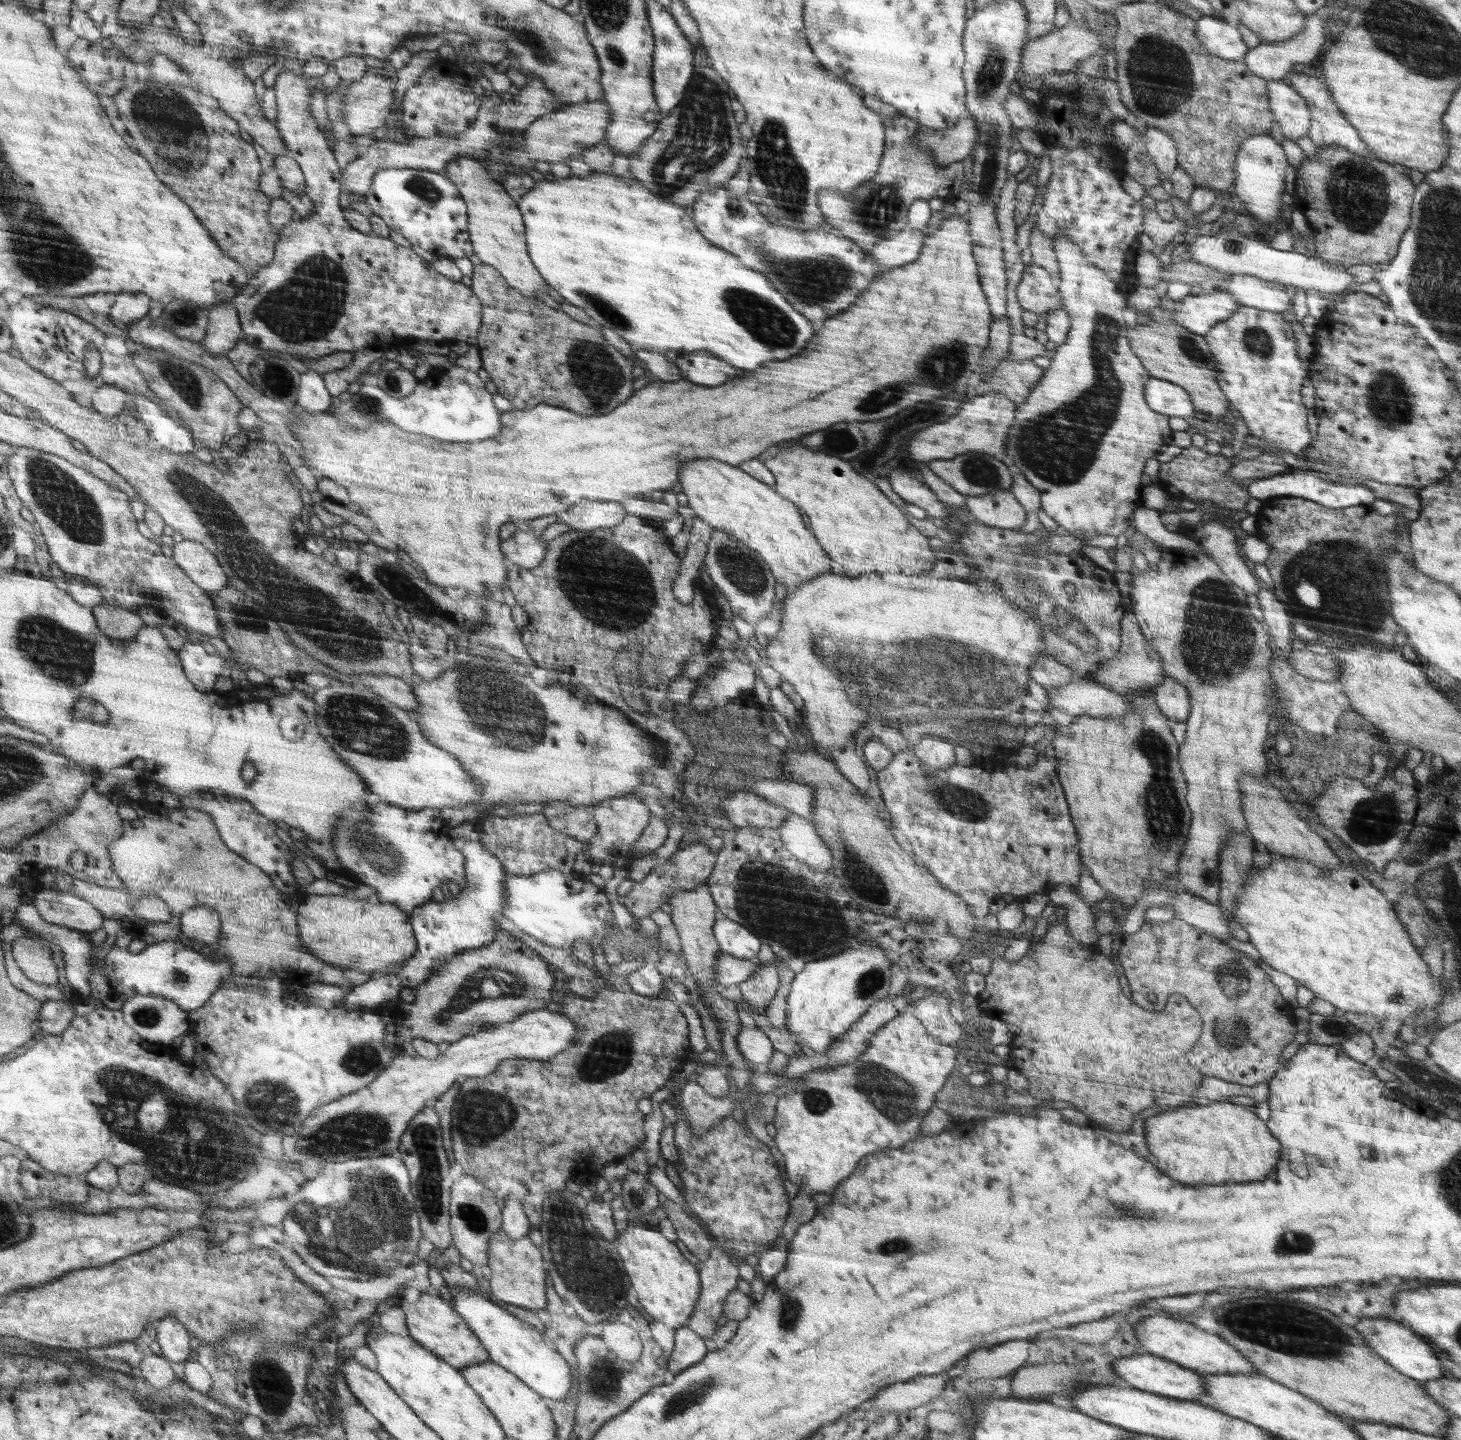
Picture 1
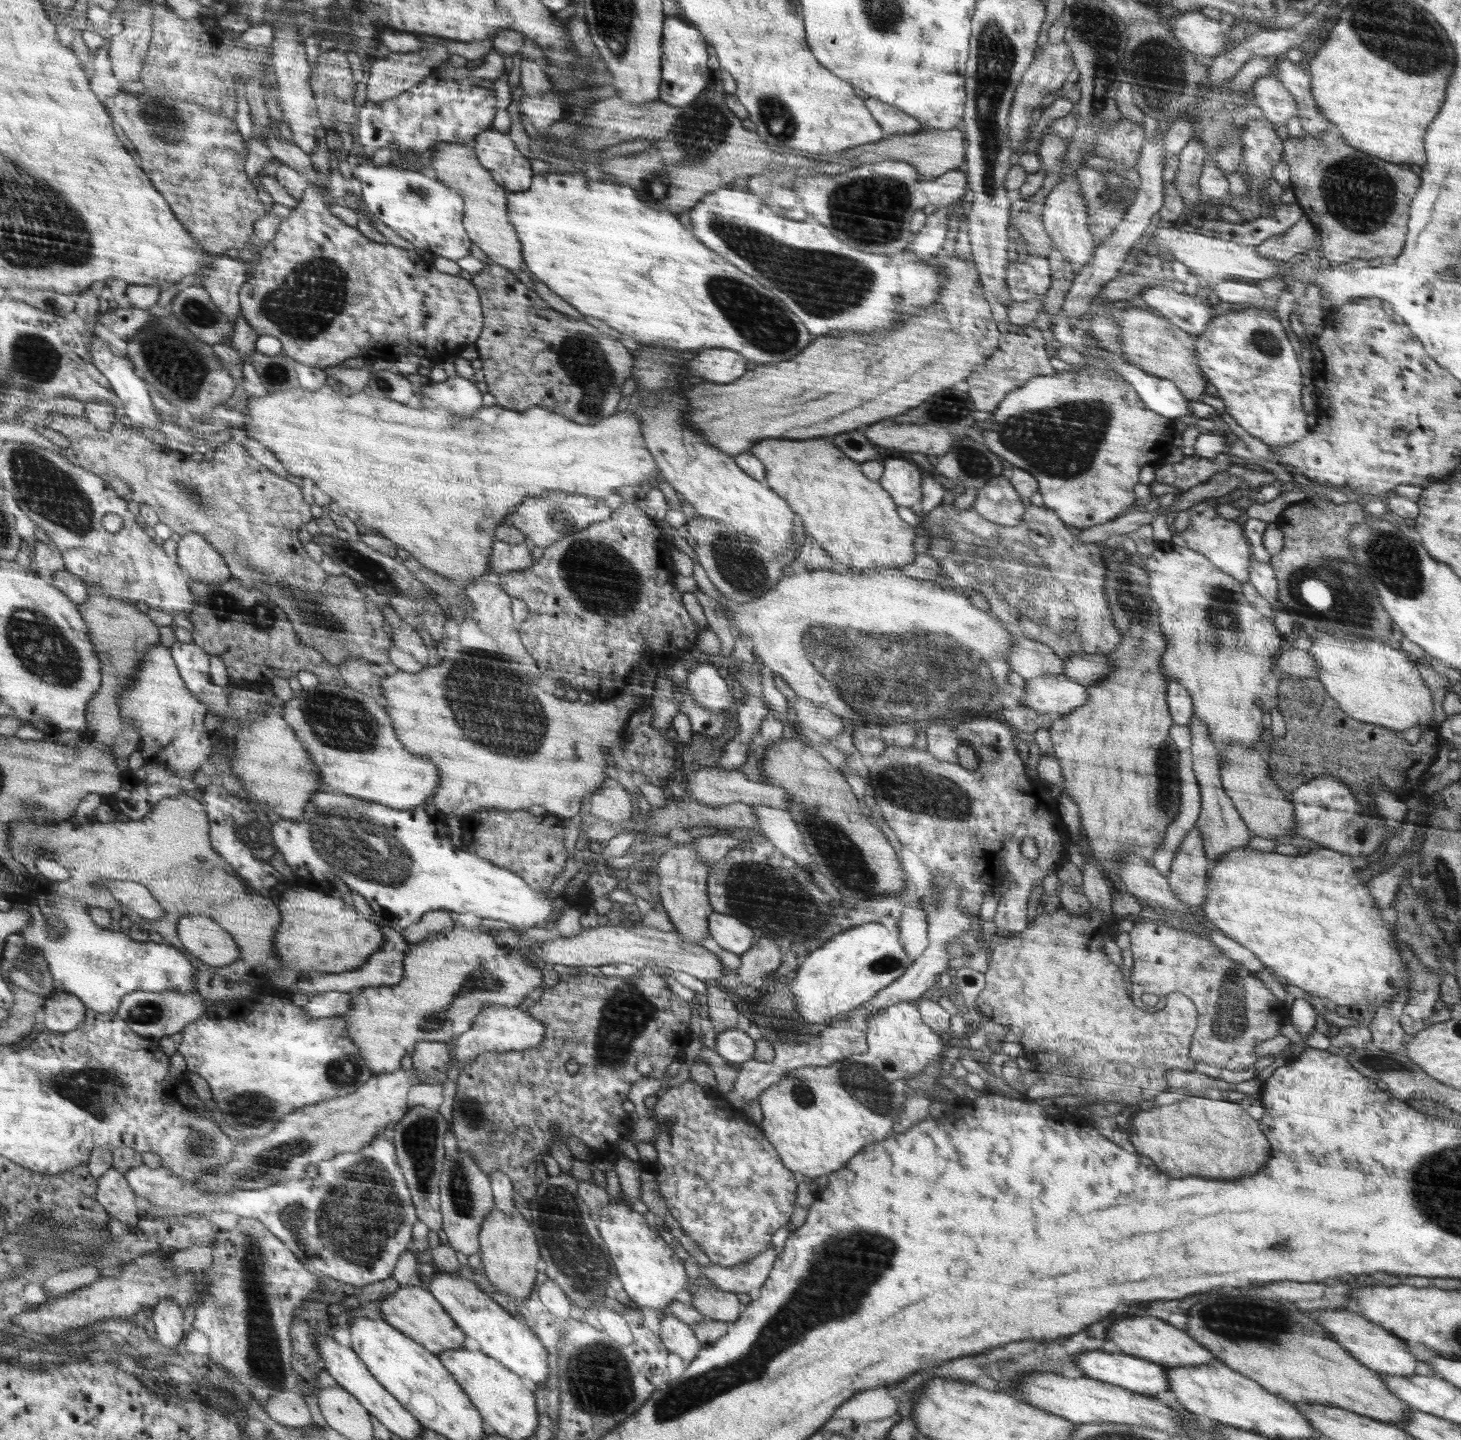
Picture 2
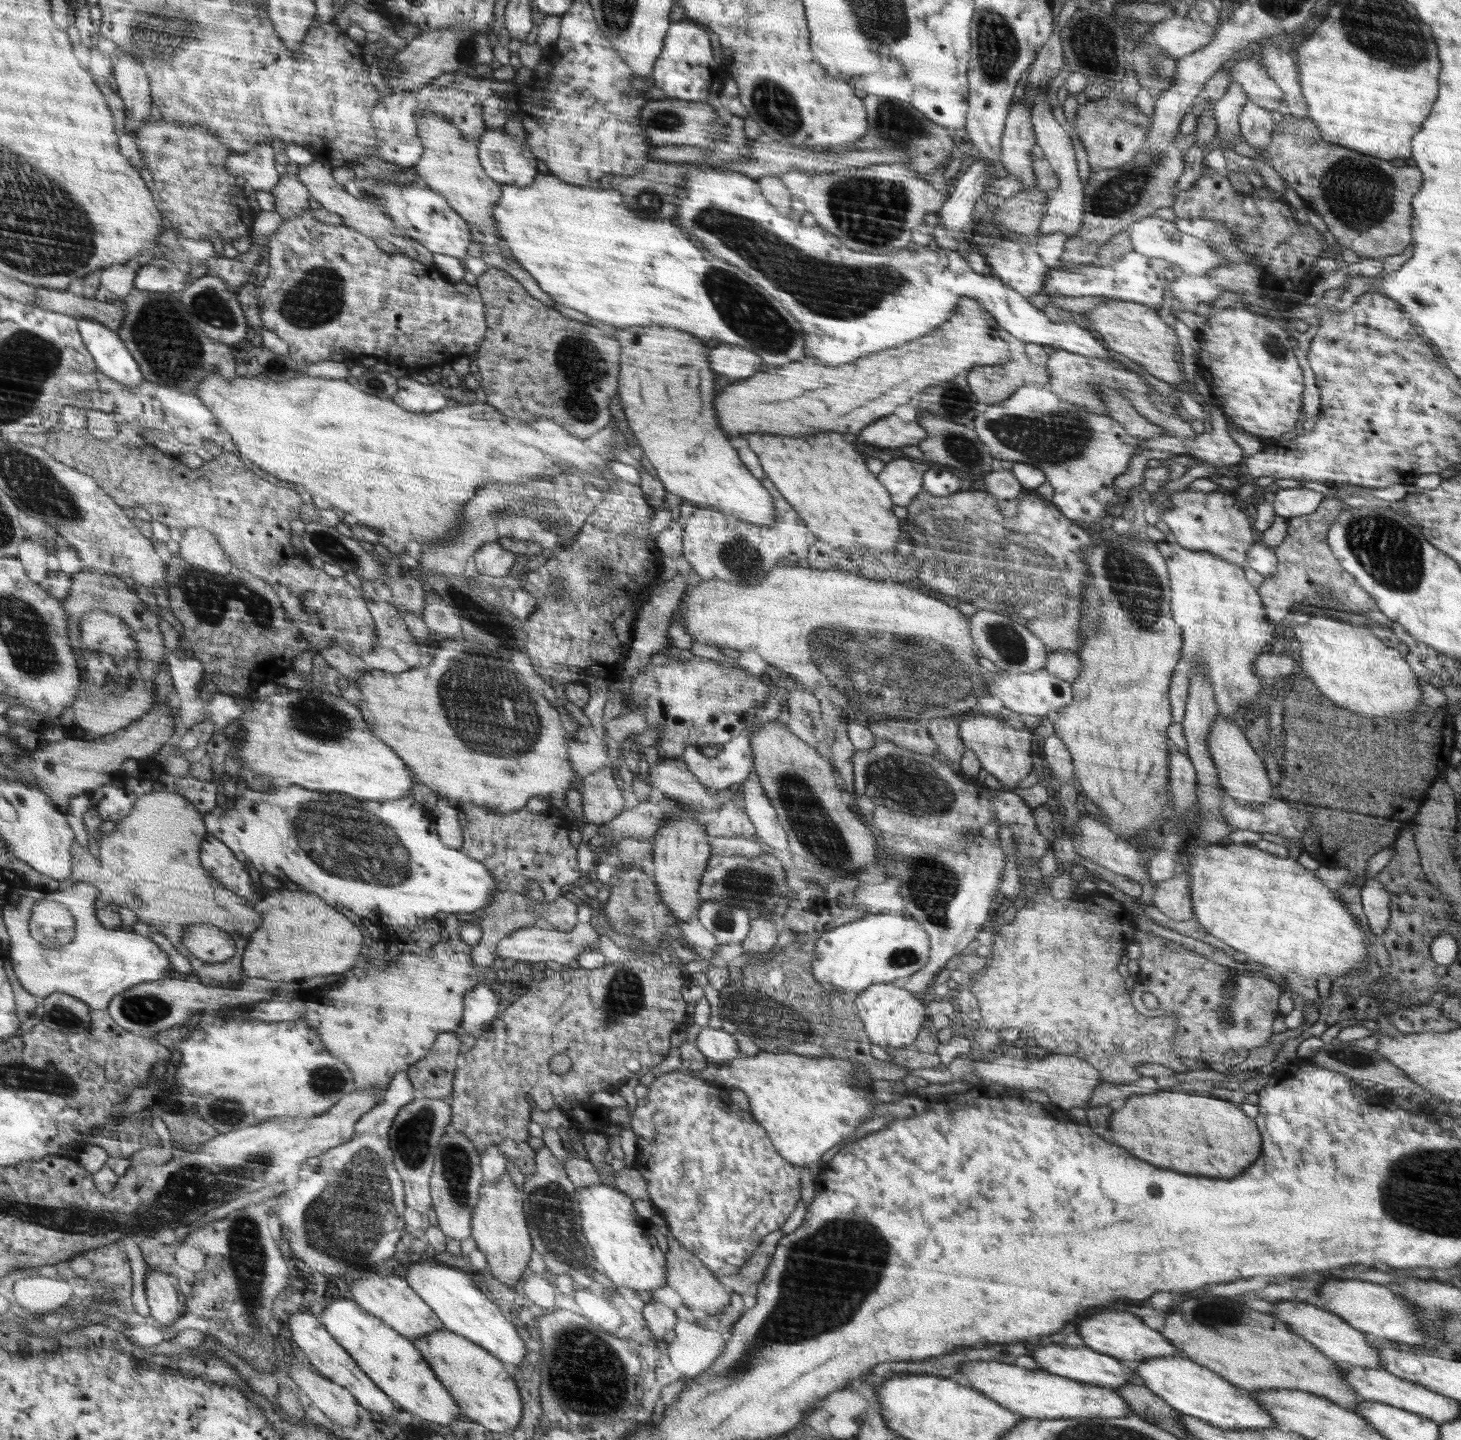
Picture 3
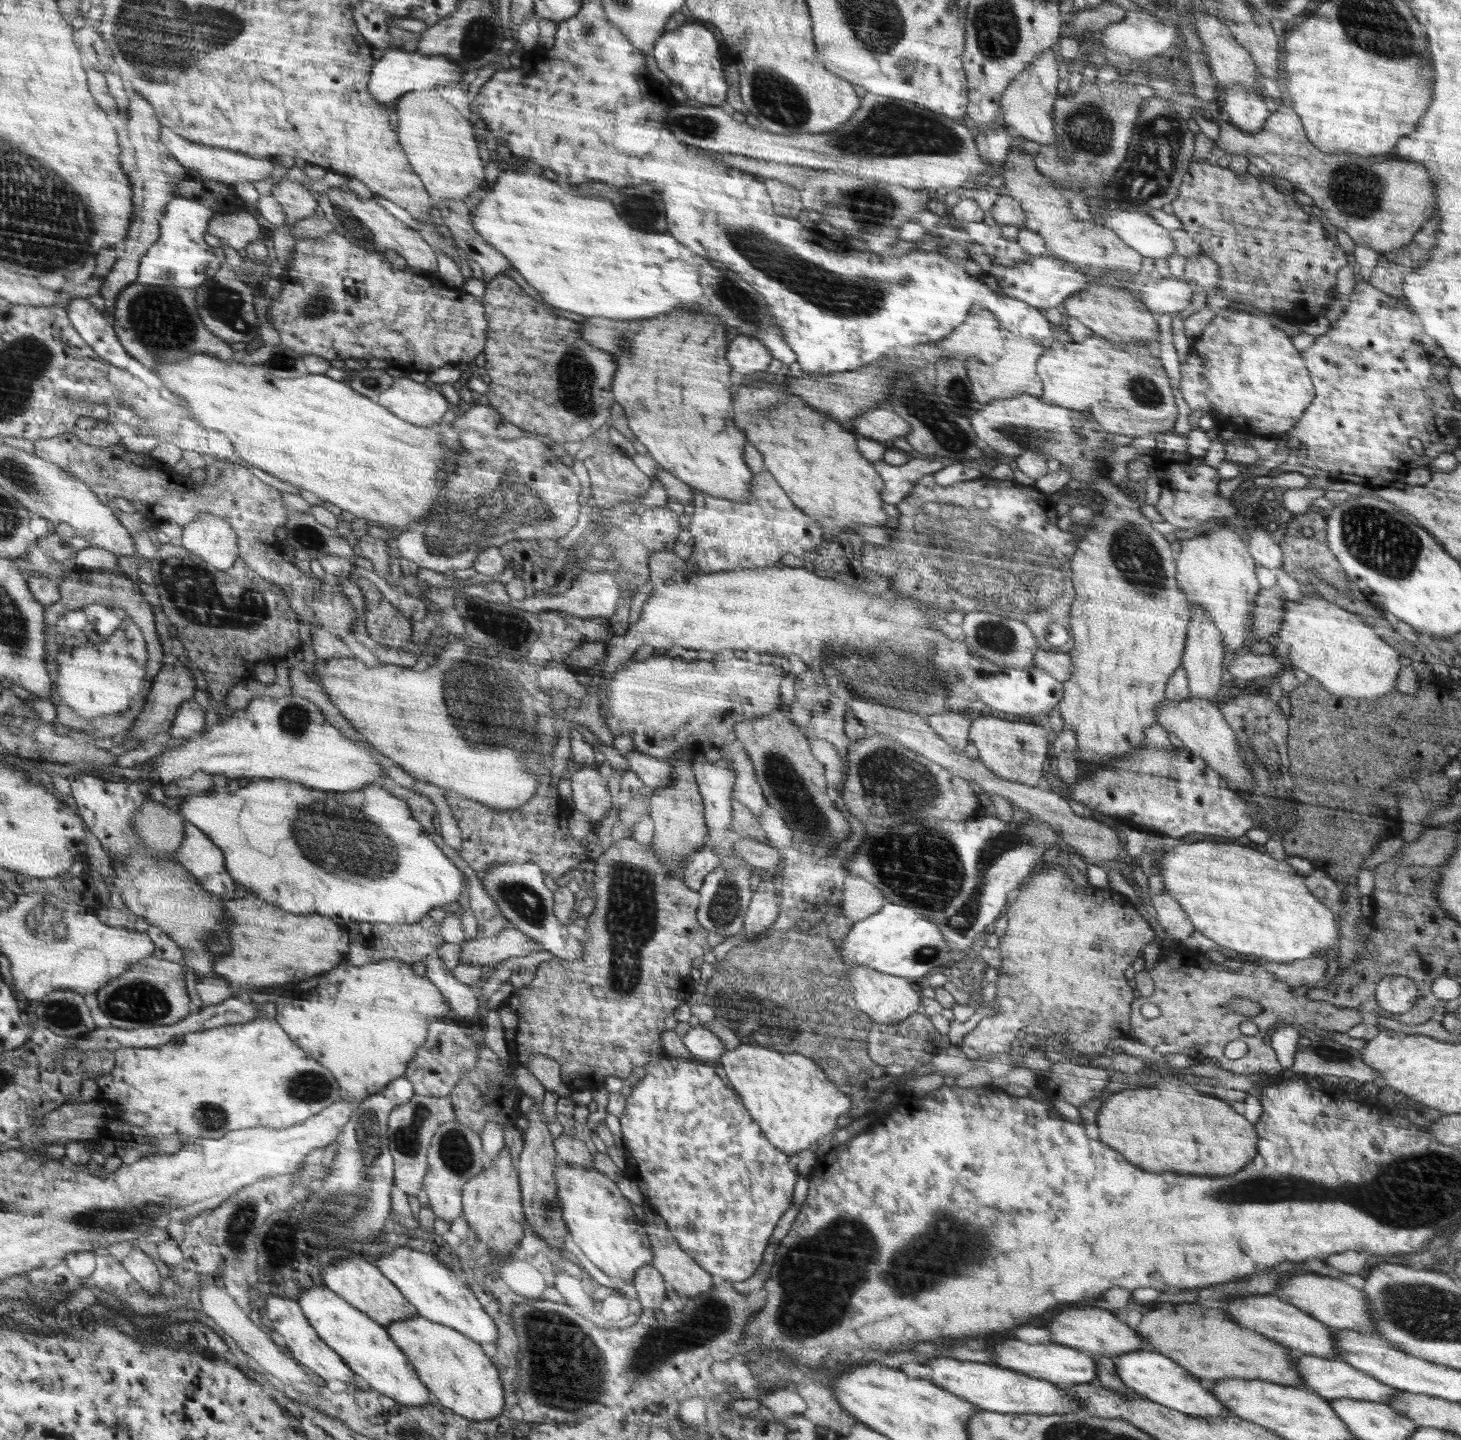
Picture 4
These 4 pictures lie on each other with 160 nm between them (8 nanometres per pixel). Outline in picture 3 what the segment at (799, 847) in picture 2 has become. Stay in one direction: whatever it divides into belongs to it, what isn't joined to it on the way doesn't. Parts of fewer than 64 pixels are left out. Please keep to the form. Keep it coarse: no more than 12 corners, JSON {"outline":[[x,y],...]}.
{"outline":[[756,773],[741,801],[757,836],[788,852],[788,835]]}

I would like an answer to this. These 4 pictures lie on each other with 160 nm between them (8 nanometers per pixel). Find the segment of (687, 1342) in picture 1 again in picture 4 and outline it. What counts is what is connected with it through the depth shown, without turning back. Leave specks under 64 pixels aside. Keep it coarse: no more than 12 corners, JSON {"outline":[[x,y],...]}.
{"outline":[[642,1266],[632,1282],[642,1308],[659,1312],[669,1288],[660,1272]]}

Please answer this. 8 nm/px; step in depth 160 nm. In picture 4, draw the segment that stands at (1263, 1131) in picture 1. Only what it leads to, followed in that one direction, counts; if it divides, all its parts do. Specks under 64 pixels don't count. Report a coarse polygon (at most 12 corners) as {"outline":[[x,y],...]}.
{"outline":[[1126,1089],[1099,1108],[1100,1142],[1144,1170],[1228,1176],[1258,1138],[1229,1103]]}

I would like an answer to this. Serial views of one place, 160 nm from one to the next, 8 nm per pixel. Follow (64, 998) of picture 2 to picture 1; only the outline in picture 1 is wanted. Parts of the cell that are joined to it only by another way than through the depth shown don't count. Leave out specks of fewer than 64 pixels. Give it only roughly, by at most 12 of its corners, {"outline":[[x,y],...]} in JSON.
{"outline":[[76,1002],[45,1003],[40,1026],[64,1034],[78,1018]]}

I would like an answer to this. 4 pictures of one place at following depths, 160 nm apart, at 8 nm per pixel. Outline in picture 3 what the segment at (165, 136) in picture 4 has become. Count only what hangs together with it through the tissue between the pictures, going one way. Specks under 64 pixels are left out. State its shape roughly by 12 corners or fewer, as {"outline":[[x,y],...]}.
{"outline":[[270,142],[228,159],[231,174],[271,192],[280,176]]}

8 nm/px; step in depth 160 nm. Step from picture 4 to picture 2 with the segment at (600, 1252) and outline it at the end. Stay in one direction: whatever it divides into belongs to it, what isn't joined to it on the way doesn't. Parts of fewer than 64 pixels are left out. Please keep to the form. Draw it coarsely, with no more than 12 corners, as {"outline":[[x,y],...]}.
{"outline":[[625,1199],[593,1214],[626,1294],[662,1316],[683,1260]]}

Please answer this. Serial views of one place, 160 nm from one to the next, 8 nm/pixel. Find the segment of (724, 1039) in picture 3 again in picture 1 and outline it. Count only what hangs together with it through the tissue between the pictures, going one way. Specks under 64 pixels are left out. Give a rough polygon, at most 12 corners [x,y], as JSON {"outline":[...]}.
{"outline":[[742,1028],[737,1047],[745,1060],[764,1066],[776,1052],[757,1028]]}

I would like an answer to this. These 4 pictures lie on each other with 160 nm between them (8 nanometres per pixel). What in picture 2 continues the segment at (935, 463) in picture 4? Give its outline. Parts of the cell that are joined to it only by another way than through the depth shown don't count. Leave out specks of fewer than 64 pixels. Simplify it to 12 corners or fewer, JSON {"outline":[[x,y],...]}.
{"outline":[[886,460],[877,481],[898,506],[922,500],[922,469]]}

